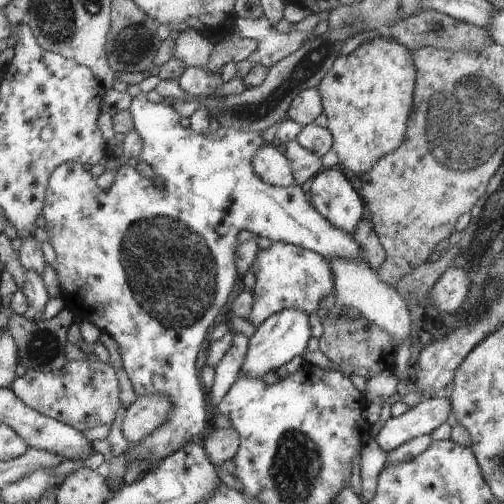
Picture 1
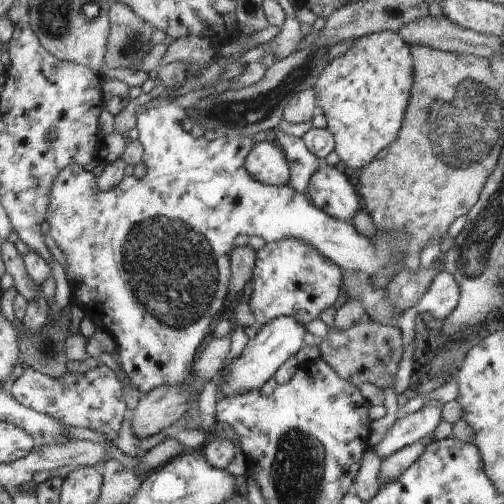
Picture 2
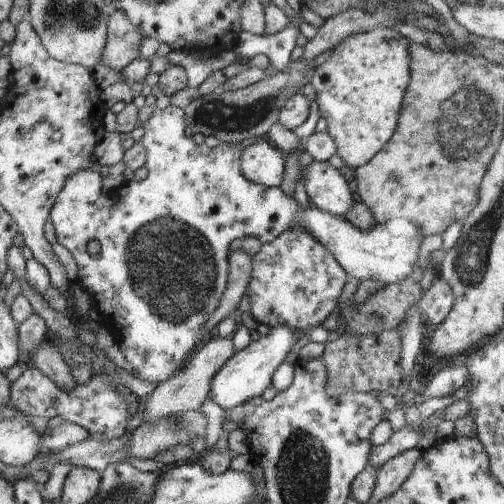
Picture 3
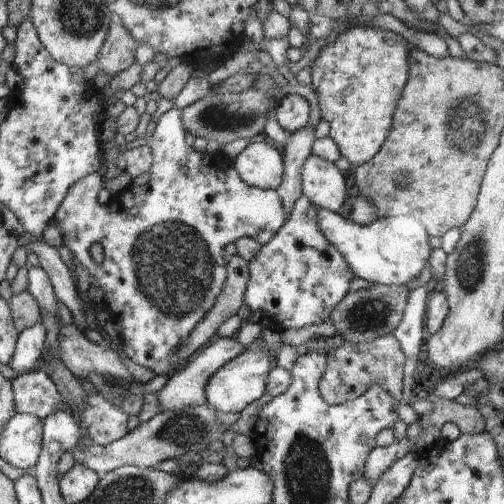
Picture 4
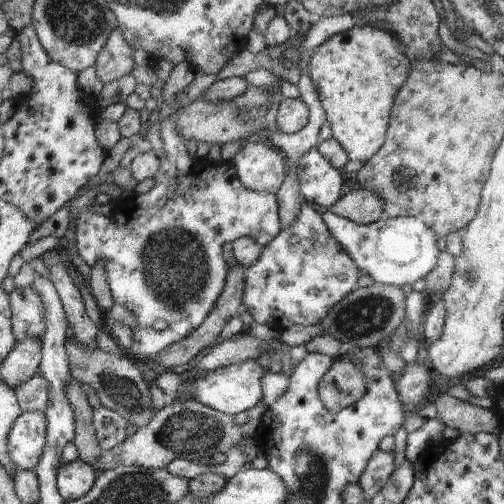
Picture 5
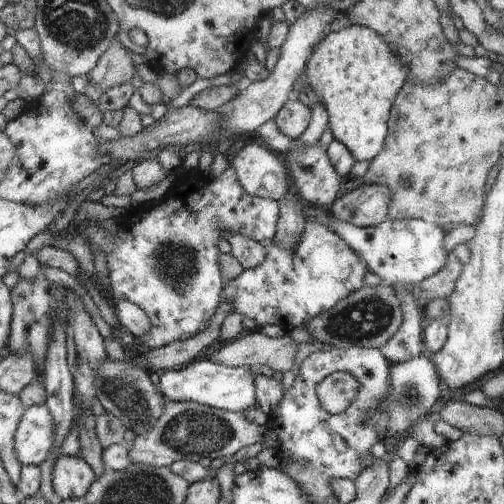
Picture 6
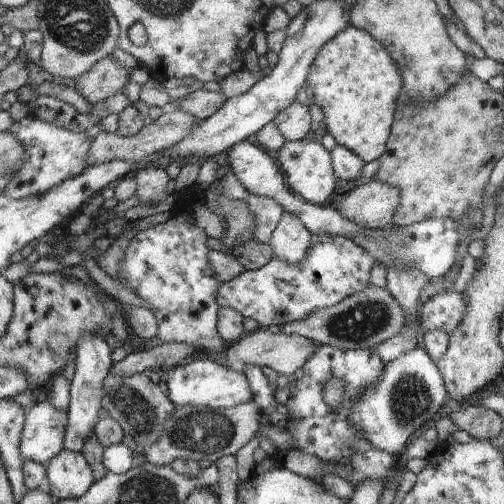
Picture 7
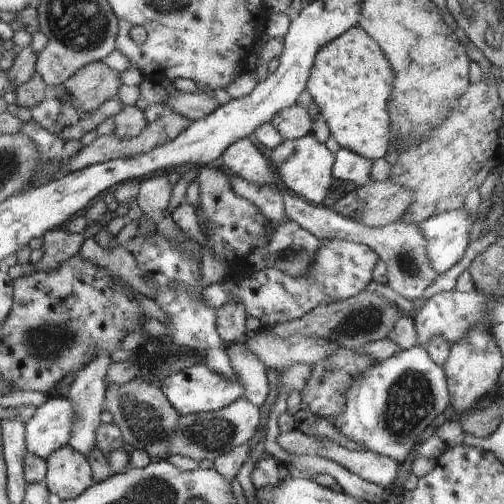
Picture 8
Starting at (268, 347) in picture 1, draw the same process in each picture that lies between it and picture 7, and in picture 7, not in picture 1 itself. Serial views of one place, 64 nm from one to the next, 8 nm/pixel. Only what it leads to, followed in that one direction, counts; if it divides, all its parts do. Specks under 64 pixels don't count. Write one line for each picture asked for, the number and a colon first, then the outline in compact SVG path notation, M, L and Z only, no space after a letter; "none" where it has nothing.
2: M279 316L279 318L271 320L271 322L267 322L265 326L261 326L257 330L257 334L247 342L241 356L235 358L235 362L229 366L227 378L225 378L225 382L223 382L223 386L221 386L219 394L217 394L217 400L229 398L235 392L259 390L267 378L273 378L273 374L305 346L303 344L305 334L307 334L307 330L305 330L301 318L297 320L293 316Z
3: M279 324L269 328L269 332L265 336L259 336L255 342L249 342L249 346L245 346L241 352L233 354L227 364L223 364L223 368L217 372L217 376L213 376L211 380L211 400L221 408L221 410L231 410L237 404L243 404L251 398L259 398L261 392L271 386L271 376L277 370L279 364L285 362L287 354L293 350L293 346L297 344L299 336L297 330L293 330L289 324Z
4: M267 346L261 350L257 348L243 350L237 358L233 358L223 368L219 368L205 384L207 406L213 406L215 410L221 410L221 412L241 412L241 408L257 404L257 400L267 392L265 384L267 384L269 372L271 372L271 354Z
5: M247 358L247 360L239 360L237 364L225 366L221 370L209 372L209 376L201 376L195 380L193 384L193 398L197 404L203 404L211 410L217 410L221 414L233 416L239 412L247 412L249 408L253 408L257 402L263 400L263 376L269 374L269 370L265 366L261 366L257 362L257 358Z
6: M205 360L193 362L183 370L161 372L157 388L161 396L169 402L195 402L213 410L223 410L229 414L245 412L249 408L257 408L257 394L255 394L255 374L257 368L225 368L221 364L211 364Z
7: M193 358L185 362L179 368L163 370L161 374L161 384L157 388L163 392L163 396L169 400L169 404L181 406L181 404L191 404L197 408L211 408L211 410L229 410L241 404L253 404L253 392L249 388L247 378L243 376L241 370L235 370L221 364L219 360L207 360L207 358Z

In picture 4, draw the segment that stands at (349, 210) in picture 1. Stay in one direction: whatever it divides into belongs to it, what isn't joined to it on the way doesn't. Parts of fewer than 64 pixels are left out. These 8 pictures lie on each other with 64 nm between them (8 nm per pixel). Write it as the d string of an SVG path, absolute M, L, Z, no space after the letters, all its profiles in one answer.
M311 154L301 168L301 190L315 208L335 214L341 212L347 198L351 196L345 190L345 180L341 172L337 172L331 162L325 162Z

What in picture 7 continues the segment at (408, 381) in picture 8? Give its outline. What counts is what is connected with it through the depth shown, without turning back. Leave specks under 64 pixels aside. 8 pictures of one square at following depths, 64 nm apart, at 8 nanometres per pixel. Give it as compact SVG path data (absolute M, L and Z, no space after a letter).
M415 348L409 354L385 364L381 380L375 388L363 392L363 396L353 404L349 420L363 430L363 436L371 442L371 446L375 446L379 452L399 458L405 444L413 440L423 426L431 424L433 414L443 404L443 400L443 380L435 364L427 358L423 348Z

